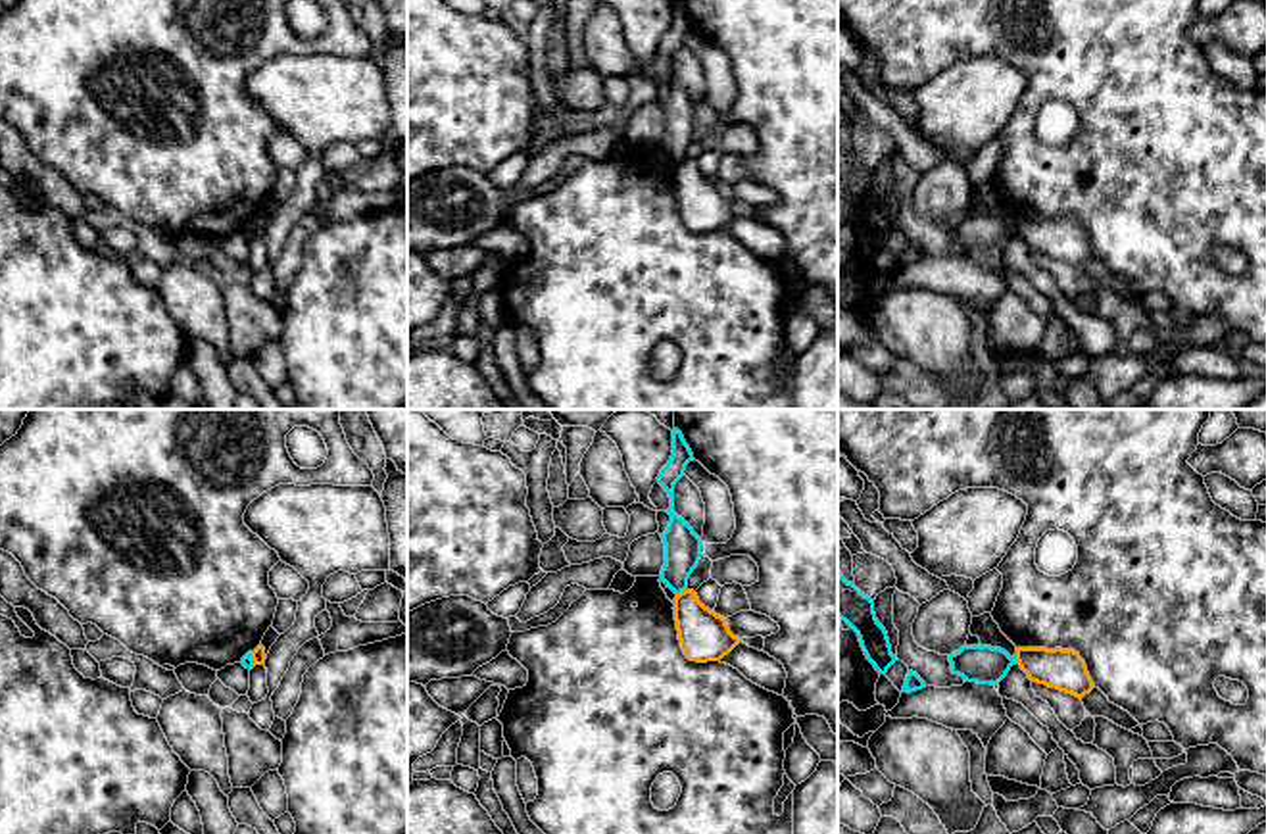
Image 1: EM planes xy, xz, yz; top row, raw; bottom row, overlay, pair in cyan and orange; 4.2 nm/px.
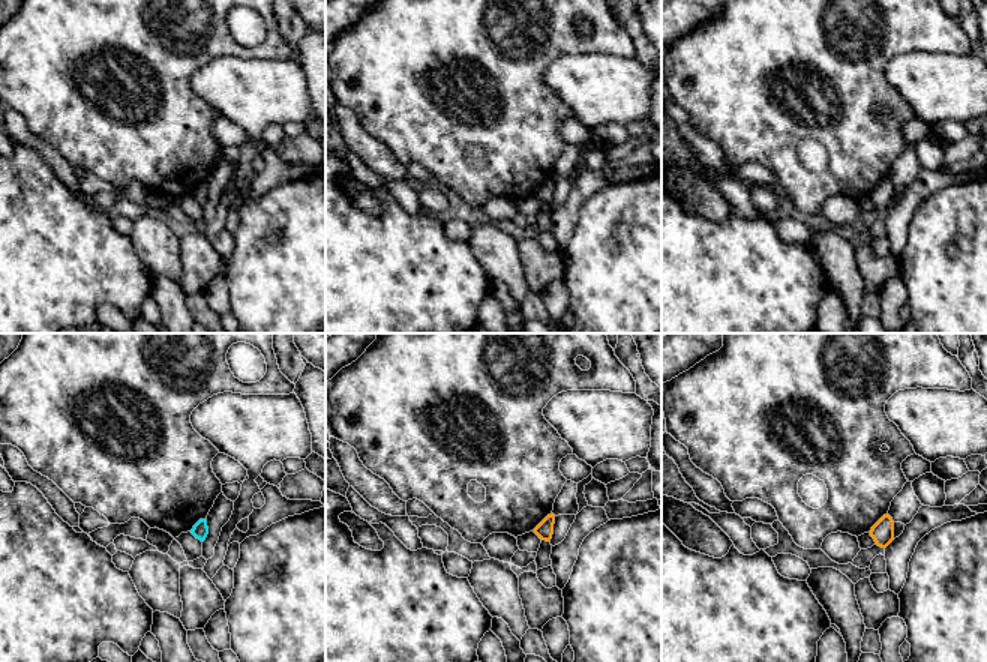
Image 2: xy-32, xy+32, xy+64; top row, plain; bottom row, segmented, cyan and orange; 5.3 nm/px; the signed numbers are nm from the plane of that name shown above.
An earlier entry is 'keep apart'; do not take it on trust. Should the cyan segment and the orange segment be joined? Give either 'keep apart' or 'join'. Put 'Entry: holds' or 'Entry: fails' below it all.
keep apart
Entry: holds

